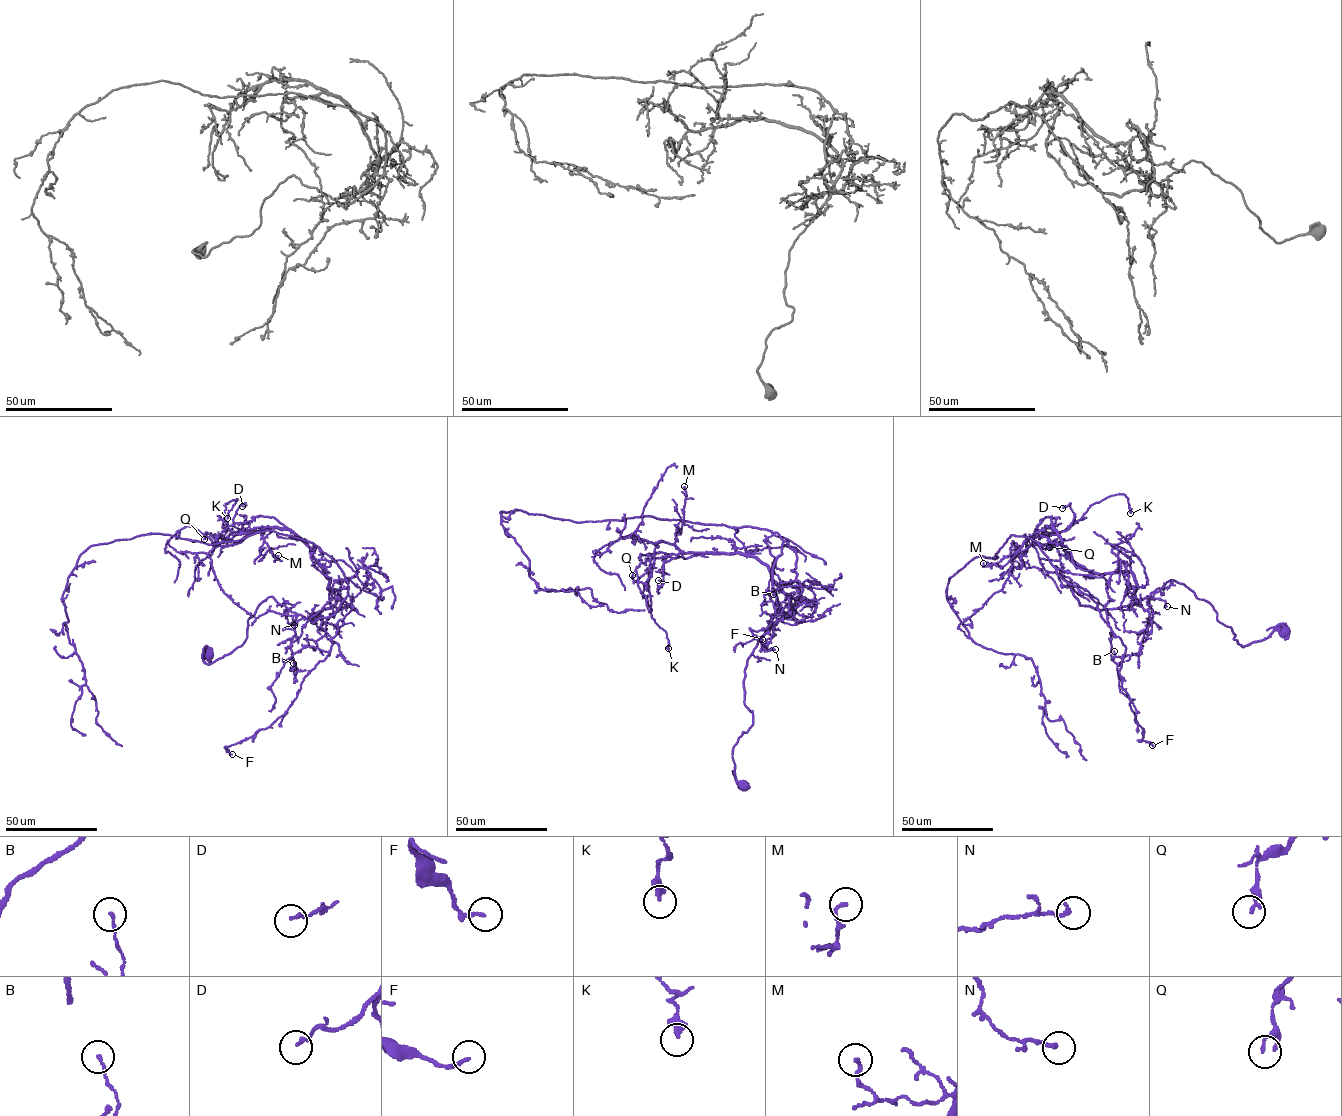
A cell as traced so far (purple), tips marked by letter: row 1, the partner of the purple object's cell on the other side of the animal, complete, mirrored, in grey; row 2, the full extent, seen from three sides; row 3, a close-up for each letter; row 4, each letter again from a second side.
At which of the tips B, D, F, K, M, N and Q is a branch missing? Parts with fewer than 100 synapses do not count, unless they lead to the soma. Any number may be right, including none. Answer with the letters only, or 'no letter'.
no letter

